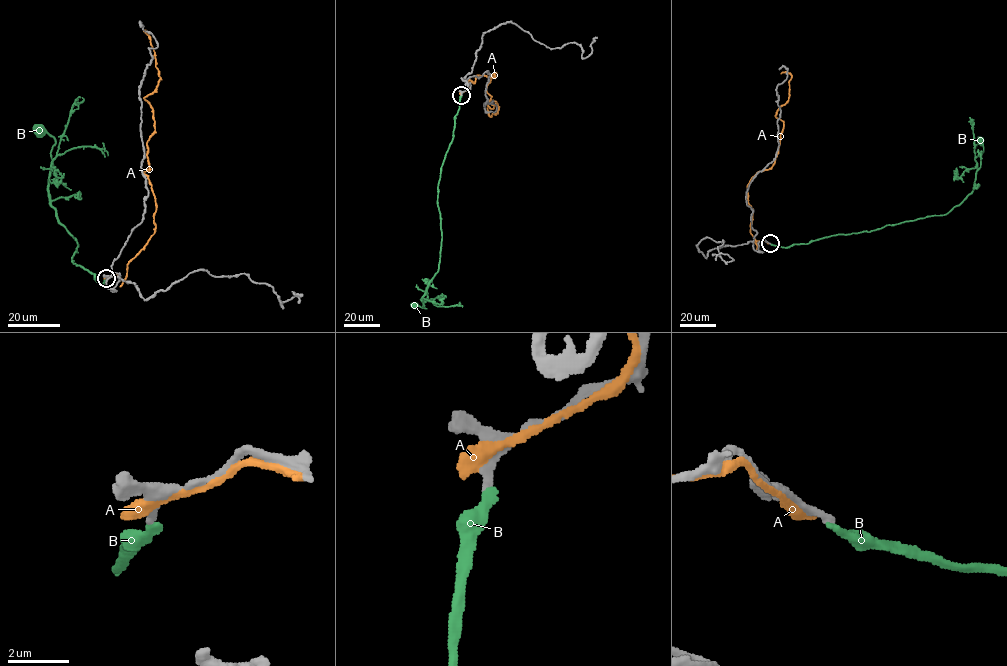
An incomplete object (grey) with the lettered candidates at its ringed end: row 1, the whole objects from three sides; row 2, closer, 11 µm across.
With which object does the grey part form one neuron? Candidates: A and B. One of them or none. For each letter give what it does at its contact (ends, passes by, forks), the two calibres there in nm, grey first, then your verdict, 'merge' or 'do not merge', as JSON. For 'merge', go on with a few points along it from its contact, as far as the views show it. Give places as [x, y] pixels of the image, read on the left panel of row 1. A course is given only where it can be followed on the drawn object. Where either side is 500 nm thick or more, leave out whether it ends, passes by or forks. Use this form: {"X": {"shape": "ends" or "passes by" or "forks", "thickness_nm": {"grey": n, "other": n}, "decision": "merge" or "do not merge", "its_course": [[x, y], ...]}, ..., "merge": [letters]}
{"A": {"shape": "passes by", "thickness_nm": {"grey": 340, "other": 200}, "decision": "do not merge"}, "B": {"shape": "ends", "thickness_nm": {"grey": 280, "other": 280}, "decision": "do not merge"}, "merge": []}

